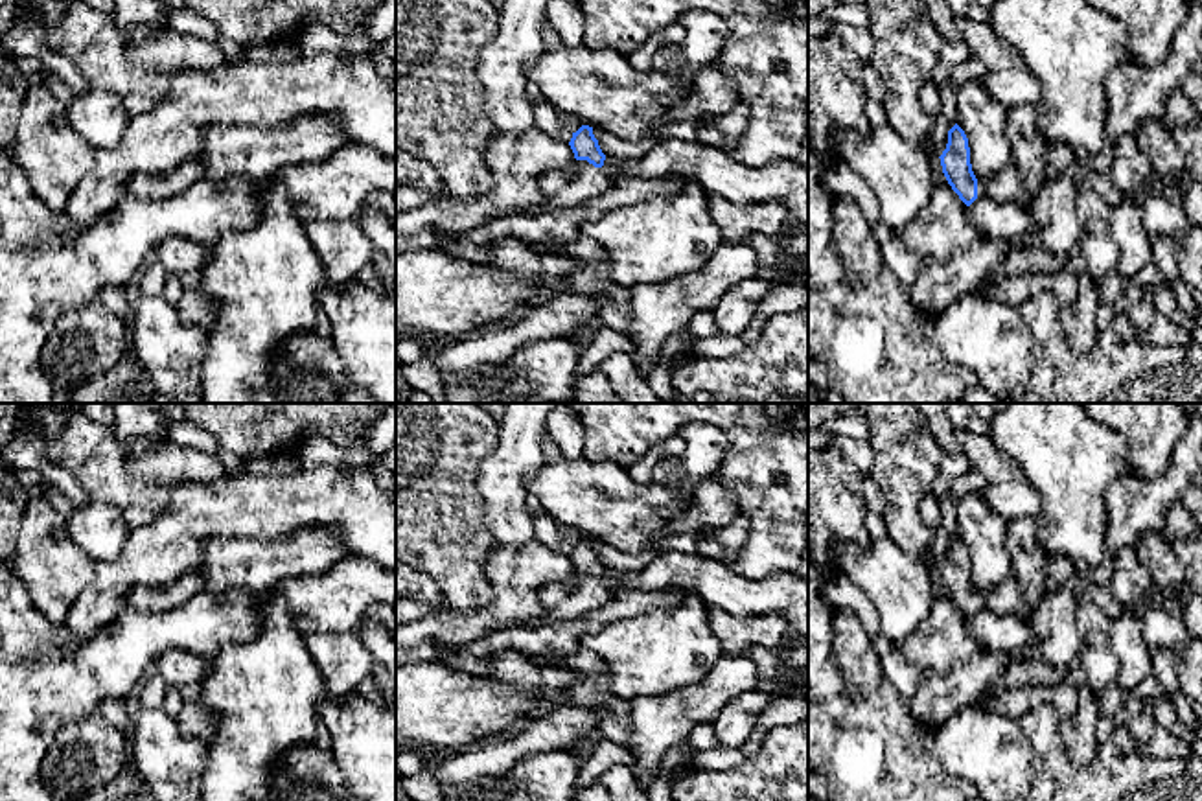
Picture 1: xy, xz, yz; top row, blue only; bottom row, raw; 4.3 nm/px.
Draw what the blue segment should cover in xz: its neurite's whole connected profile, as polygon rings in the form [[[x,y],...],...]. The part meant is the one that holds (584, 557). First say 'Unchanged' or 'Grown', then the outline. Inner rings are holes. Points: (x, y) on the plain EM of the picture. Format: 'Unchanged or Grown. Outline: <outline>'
Grown. Outline: [[[582,538],[569,554],[576,576],[572,582],[550,582],[539,591],[543,615],[534,624],[572,621],[598,609],[611,598],[604,580],[606,567],[593,547],[593,540]]]

